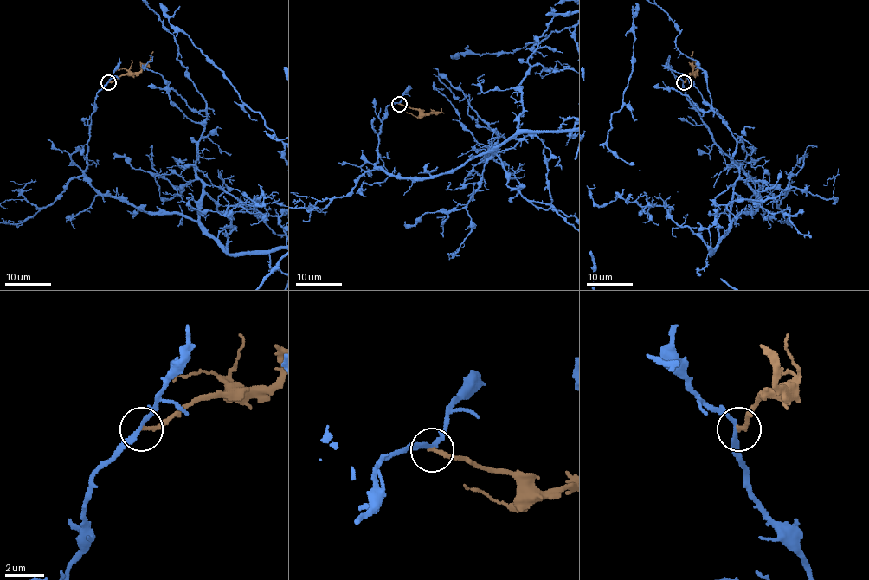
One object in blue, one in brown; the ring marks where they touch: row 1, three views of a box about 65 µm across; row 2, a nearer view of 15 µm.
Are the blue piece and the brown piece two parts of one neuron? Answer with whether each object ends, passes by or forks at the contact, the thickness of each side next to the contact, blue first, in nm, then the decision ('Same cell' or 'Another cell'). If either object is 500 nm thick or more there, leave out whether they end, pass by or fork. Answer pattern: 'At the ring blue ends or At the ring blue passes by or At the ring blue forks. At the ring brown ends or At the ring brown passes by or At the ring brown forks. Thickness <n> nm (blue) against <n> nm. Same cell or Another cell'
At the ring blue passes by. At the ring brown ends. Thickness 180 nm (blue) against 190 nm. Same cell

